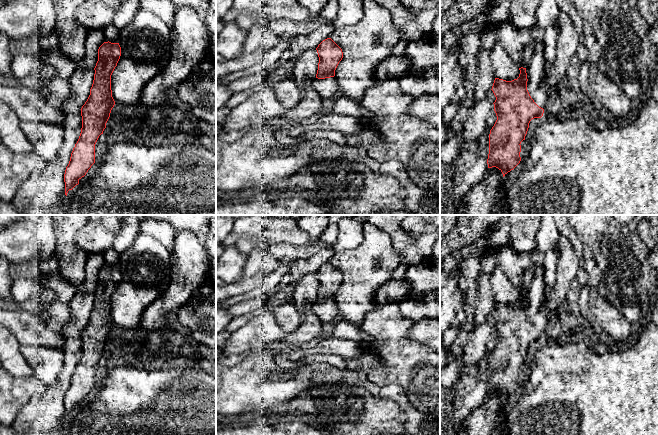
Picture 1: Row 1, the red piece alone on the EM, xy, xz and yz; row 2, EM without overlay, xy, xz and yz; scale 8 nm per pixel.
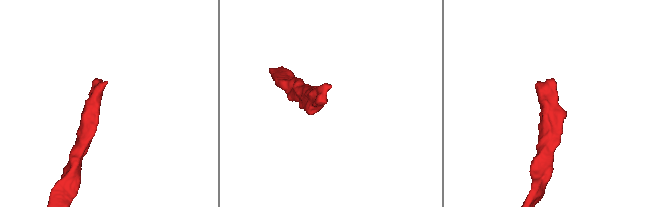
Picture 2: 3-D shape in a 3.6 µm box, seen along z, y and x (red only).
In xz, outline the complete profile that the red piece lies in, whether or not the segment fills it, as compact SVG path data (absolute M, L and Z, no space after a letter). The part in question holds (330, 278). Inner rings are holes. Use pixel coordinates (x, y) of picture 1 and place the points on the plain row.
M331 263L323 264L316 272L319 287L313 312L322 323L332 322L339 314L335 294L343 282L342 273Z

